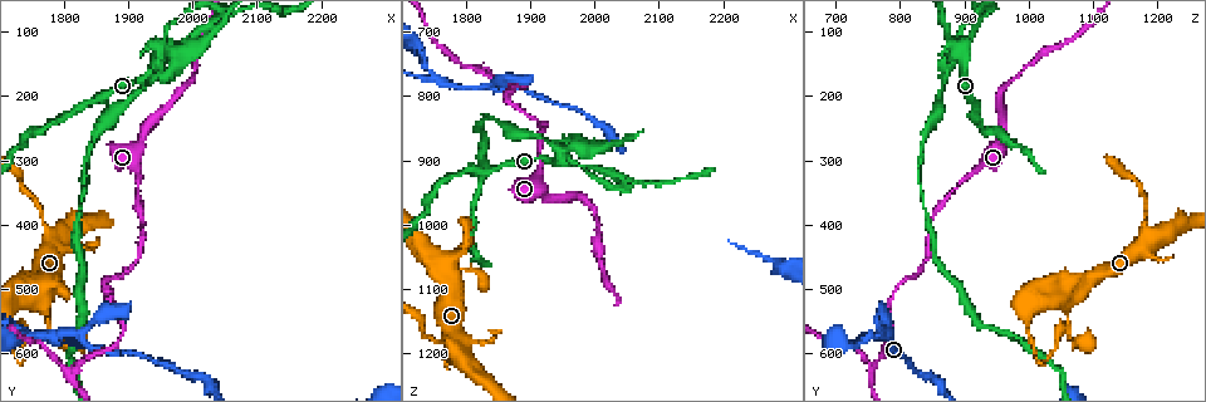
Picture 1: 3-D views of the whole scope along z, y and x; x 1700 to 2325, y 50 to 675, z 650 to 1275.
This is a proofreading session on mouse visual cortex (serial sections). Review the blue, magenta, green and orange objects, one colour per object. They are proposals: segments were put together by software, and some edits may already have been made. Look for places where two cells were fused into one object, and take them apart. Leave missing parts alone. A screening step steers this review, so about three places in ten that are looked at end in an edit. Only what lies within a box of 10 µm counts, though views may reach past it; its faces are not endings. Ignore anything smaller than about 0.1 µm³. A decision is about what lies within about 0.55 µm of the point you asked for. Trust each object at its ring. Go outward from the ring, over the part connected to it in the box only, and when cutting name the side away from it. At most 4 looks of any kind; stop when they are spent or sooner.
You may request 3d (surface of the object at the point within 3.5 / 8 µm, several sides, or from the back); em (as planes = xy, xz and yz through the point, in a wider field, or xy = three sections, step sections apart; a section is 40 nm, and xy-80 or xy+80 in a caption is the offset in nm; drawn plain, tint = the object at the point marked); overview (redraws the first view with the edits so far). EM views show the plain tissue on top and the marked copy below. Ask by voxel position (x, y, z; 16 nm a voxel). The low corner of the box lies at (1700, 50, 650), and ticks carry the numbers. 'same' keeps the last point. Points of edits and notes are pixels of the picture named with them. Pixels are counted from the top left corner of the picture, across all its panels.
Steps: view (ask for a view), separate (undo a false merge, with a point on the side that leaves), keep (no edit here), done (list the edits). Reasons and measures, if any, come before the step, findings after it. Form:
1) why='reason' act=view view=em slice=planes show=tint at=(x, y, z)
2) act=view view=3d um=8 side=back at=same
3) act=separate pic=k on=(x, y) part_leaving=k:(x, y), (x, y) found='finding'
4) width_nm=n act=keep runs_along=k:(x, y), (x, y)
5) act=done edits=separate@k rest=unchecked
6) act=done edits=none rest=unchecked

why='arms run side by side' act=view view=3d um=8 at=(1955, 125, 890)

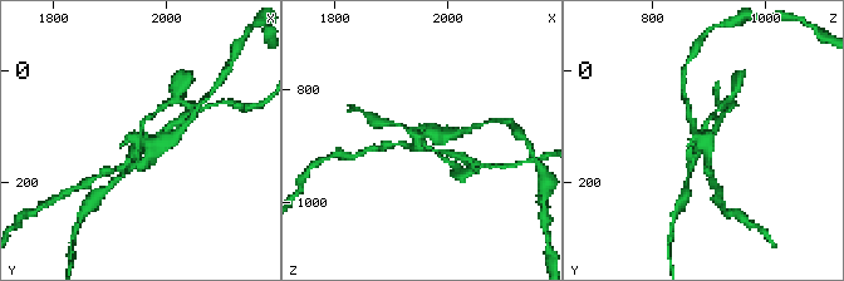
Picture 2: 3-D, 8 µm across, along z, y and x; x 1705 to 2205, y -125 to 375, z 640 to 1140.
act=view view=em slice=xy step=3 show=tint at=same

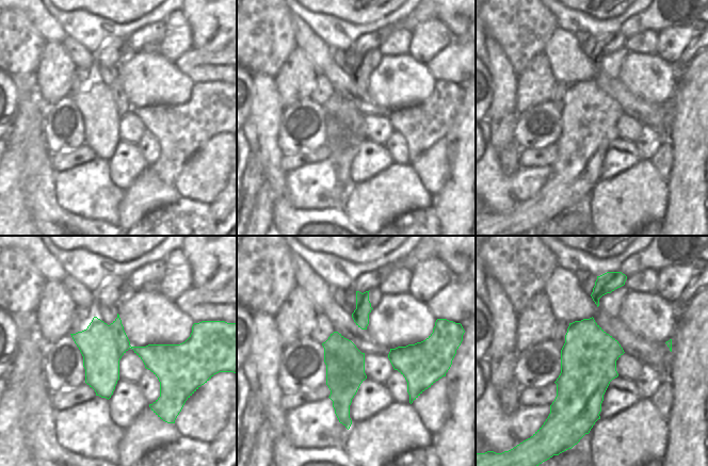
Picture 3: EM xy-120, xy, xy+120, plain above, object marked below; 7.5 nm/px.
act=separate pic=2 on=(156, 153) part_leaving=2:(700, 139), (693, 143), (692, 169) found='two cells meet here'

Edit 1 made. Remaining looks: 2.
act=view view=3d um=3.5 side=back at=(1875, 530, 785)

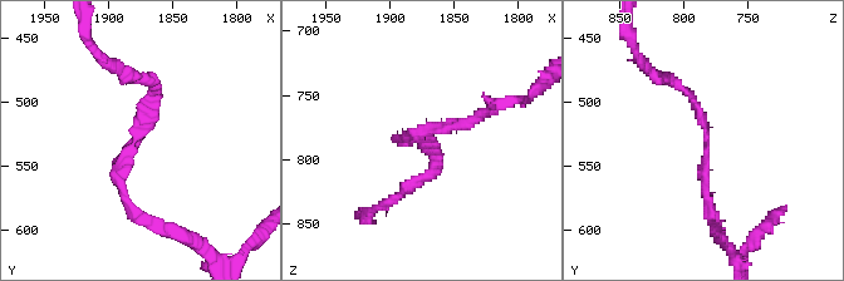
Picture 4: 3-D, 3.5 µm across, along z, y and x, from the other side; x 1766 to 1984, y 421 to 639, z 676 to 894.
arm_widths_nm=100,150 why='shape alone is not enough' act=view view=em slice=xy step=1 show=tint at=(1876, 534, 784)

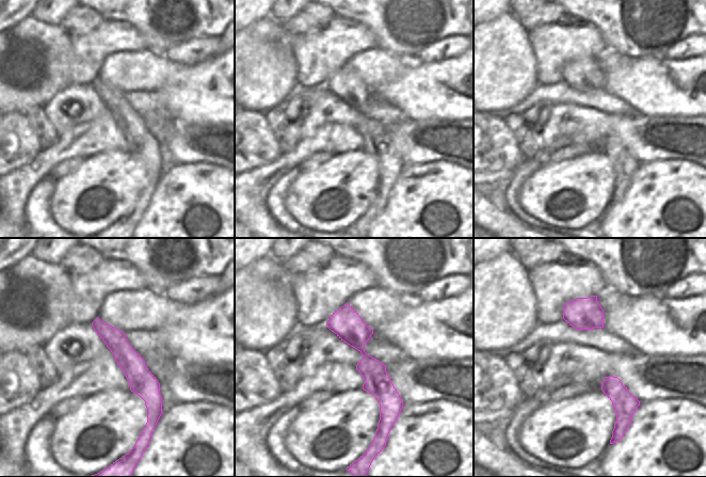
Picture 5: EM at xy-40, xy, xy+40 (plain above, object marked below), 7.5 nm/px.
width_nm=220 act=keep runs_along=5:(347, 306), (385, 393), (381, 423) found='continuous, no second cell'

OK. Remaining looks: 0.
act=done edits=separate@2 rest=unchecked

